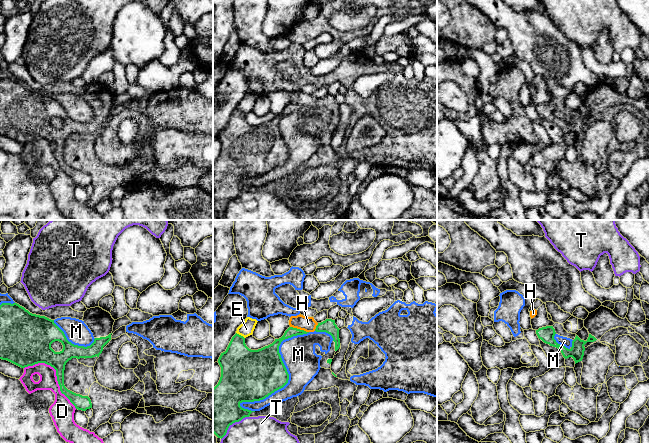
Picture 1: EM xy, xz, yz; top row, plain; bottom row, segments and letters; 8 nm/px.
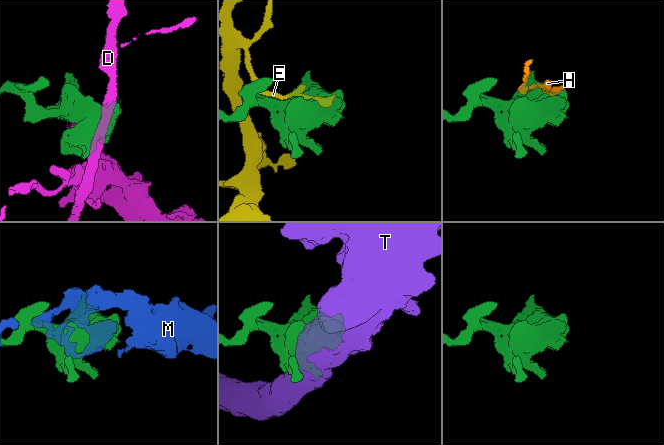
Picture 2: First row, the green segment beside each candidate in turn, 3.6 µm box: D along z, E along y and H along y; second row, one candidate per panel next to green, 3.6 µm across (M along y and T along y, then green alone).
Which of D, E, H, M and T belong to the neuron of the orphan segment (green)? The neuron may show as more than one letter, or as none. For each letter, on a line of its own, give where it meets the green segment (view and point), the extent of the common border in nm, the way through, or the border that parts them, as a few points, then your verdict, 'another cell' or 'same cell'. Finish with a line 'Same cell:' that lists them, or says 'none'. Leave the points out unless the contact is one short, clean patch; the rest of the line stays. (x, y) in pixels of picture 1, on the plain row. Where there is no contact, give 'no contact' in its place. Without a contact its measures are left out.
D: xy (56, 150) | 550 nm | another cell
E: xz (240, 111) | 90 nm | another cell
H: xz (299, 105) | 160 nm | along xz (290, 102), (308, 108) | another cell
M: xz (288, 150) | 800 nm | another cell
T: xz (232, 199) | 300 nm | another cell
Same cell: none

